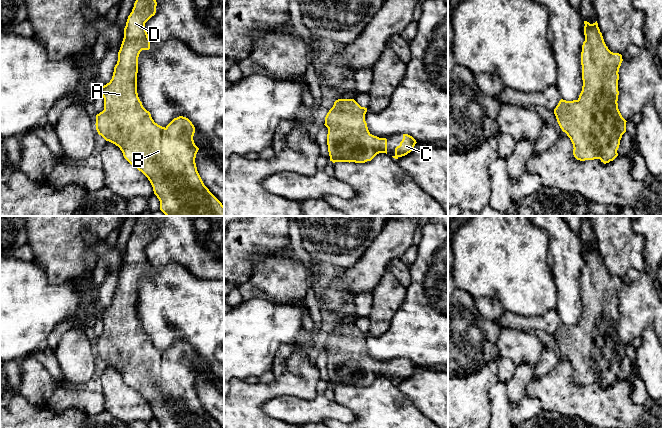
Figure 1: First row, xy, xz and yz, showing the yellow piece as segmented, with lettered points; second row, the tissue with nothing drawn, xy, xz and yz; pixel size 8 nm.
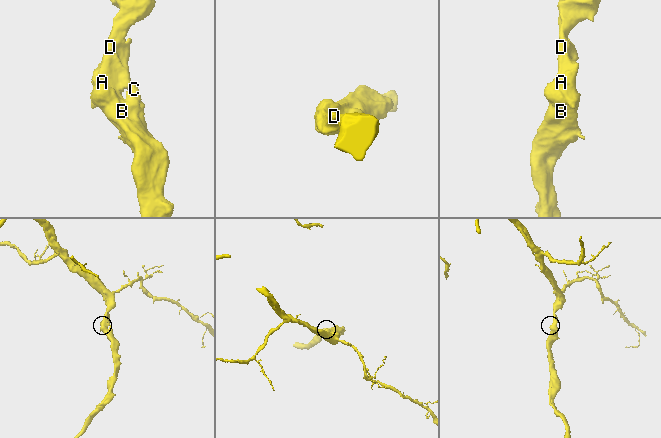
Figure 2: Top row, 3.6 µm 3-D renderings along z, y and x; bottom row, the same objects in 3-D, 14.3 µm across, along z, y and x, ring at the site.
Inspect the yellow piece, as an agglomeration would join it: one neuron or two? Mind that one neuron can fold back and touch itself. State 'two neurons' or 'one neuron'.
one neuron

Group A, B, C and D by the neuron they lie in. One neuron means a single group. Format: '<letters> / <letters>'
A B C D

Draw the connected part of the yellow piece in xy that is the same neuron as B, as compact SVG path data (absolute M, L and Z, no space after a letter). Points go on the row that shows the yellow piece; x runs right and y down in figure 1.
M136 0L124 28L124 38L118 52L112 79L98 87L104 98L104 110L96 115L96 130L106 141L120 148L124 158L150 181L154 194L160 201L160 210L166 216L224 216L224 206L204 185L196 167L195 158L199 148L193 136L195 127L183 116L174 118L166 127L154 122L149 111L140 101L137 93L138 57L142 50L150 49L150 39L145 23L156 13L156 0Z

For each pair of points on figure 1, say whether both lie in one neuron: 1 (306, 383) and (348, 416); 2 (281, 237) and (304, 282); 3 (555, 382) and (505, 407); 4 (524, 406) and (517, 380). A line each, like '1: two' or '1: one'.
1: two
2: two
3: two
4: two

